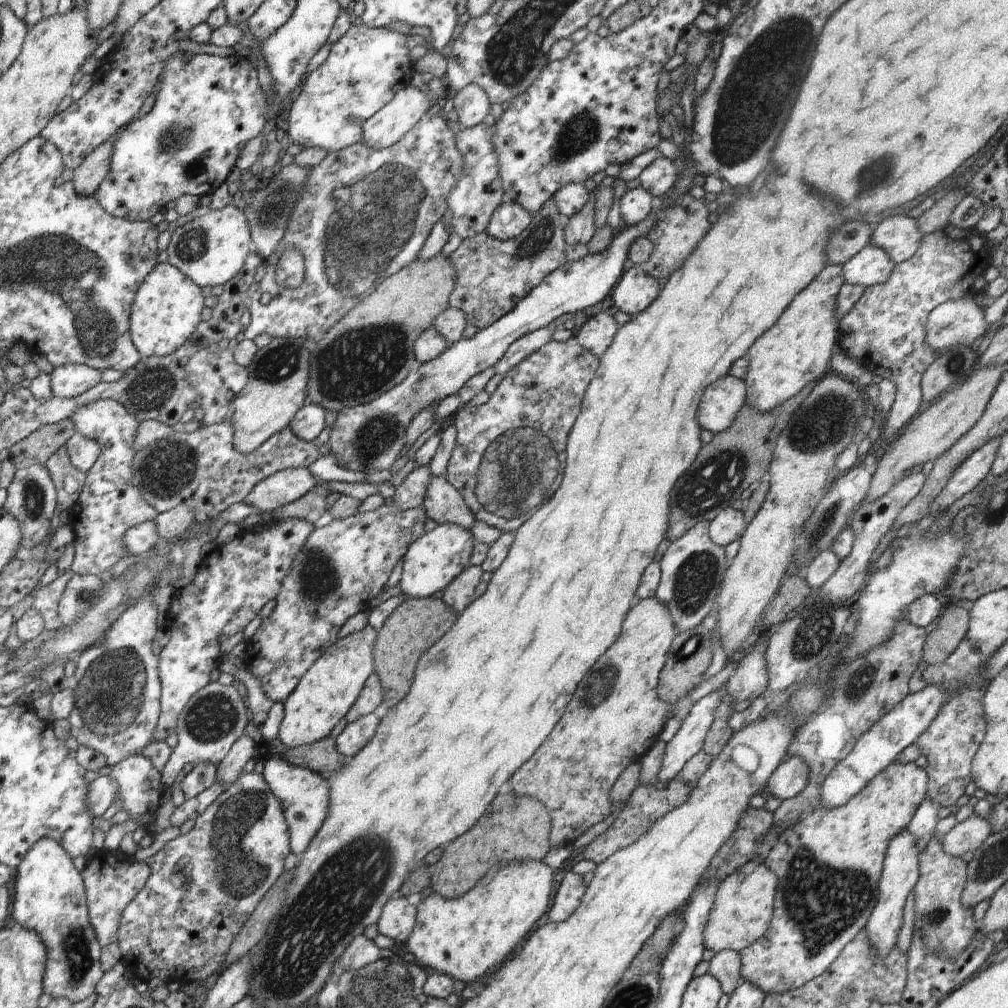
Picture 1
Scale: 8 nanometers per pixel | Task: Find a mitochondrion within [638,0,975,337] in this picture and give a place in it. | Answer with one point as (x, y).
(754, 98)

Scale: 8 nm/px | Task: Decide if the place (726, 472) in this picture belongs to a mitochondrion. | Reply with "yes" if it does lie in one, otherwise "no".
yes

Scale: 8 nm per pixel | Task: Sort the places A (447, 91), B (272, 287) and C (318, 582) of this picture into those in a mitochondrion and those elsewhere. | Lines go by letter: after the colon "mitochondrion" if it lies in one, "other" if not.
A: other
B: other
C: mitochondrion

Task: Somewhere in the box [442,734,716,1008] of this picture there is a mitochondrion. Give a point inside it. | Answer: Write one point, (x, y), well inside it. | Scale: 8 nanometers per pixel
(526, 968)

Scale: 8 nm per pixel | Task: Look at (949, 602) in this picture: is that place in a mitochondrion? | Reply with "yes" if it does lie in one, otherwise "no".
no

